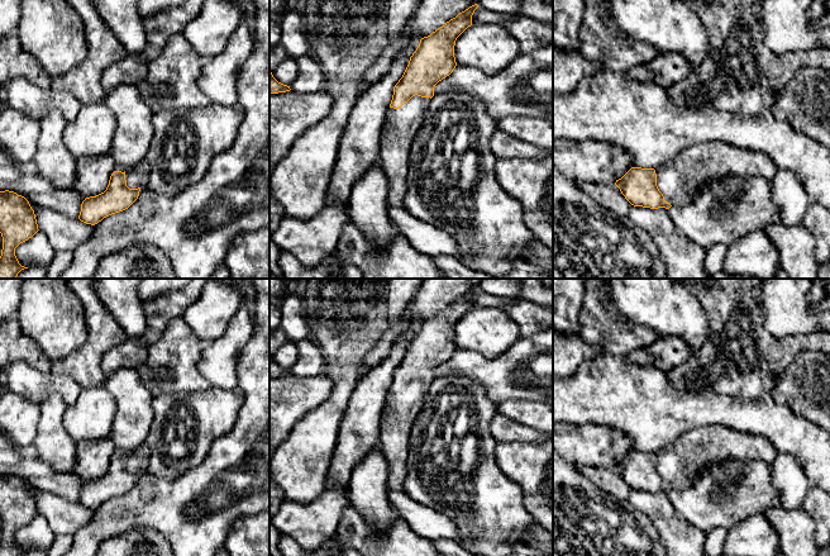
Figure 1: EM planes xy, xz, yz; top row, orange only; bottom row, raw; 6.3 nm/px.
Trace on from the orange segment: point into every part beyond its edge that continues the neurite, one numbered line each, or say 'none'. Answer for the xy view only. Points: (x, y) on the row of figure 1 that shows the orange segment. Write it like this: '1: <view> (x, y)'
1: xy (138, 176)

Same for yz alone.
1: yz (678, 180)

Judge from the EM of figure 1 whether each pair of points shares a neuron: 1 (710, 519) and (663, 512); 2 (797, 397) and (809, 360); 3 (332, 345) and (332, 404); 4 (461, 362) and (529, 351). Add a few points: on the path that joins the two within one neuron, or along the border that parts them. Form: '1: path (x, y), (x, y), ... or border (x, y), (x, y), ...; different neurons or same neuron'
1: border (668, 493), (672, 505), (705, 533); different neurons
2: path (806, 388), (809, 385), (809, 369); same neuron
3: path (340, 360), (340, 389); same neuron
4: path (477, 366), (510, 366), (513, 364); same neuron

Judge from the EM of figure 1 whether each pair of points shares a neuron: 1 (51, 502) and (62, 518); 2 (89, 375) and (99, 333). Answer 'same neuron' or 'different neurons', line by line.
1: same neuron
2: same neuron

